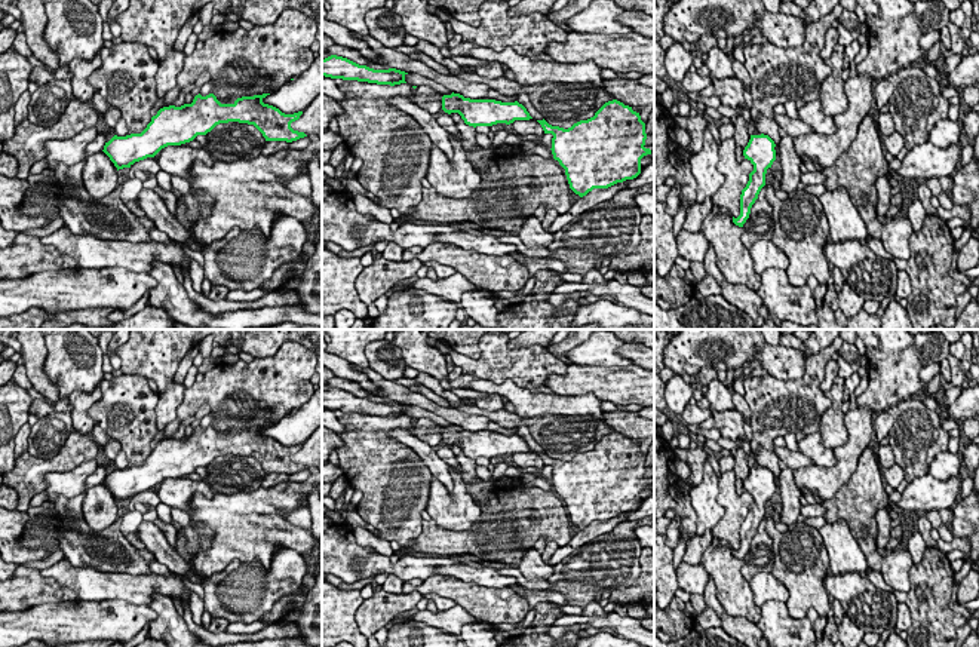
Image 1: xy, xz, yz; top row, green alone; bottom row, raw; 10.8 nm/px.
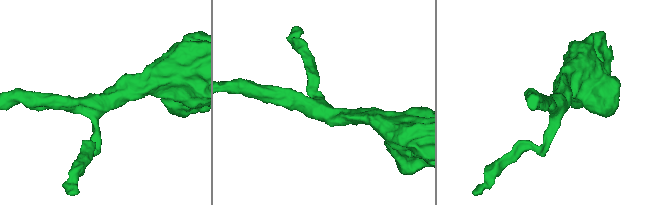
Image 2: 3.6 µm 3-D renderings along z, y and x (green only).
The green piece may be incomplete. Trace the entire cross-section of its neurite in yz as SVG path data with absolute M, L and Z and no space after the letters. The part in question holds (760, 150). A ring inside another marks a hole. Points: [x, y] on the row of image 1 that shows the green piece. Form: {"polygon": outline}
{"polygon": "M751 135L748 145L743 150L745 159L754 165L754 171L749 174L749 181L740 194L740 215L733 217L733 223L743 227L749 218L751 208L758 199L761 188L765 185L767 169L771 168L776 160L776 144L768 135Z"}

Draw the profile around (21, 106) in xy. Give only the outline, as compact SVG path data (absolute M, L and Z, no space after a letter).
M28 89L18 98L15 102L15 126L24 122L28 117L28 104L30 104L31 93Z

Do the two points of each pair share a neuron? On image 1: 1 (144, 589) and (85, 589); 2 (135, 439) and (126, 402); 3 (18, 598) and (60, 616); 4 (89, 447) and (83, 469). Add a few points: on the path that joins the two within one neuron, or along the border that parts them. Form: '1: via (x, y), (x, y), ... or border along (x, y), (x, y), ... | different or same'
1: via (129, 588), (100, 588) | same
2: via (135, 431), (128, 411) | same
3: border along (68, 600), (34, 604), (15, 612) | different
4: border along (94, 457), (71, 469), (54, 472) | different

